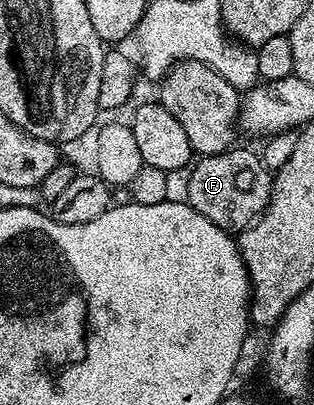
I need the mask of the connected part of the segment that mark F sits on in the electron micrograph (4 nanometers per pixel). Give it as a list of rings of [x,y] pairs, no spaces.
[[[230,149],[218,155],[202,155],[189,167],[191,182],[187,189],[189,206],[207,217],[219,229],[240,233],[251,223],[257,222],[258,215],[269,204],[273,188],[273,175],[255,150],[237,151]]]

